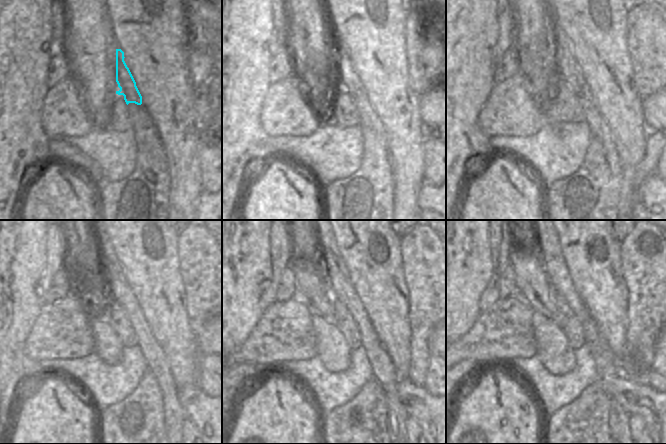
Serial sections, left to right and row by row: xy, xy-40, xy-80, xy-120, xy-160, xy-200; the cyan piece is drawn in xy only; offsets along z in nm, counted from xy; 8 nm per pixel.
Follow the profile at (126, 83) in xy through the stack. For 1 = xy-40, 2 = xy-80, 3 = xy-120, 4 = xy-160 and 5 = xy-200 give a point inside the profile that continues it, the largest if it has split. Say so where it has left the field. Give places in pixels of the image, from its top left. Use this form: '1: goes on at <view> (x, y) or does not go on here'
1: goes on at xy-40 (349, 81)
2: goes on at xy-80 (568, 69)
3: goes on at xy-120 (119, 290)
4: goes on at xy-160 (337, 276)
5: goes on at xy-200 (551, 257)

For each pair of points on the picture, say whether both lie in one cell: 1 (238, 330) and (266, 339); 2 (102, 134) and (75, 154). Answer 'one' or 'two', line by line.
1: two
2: two

